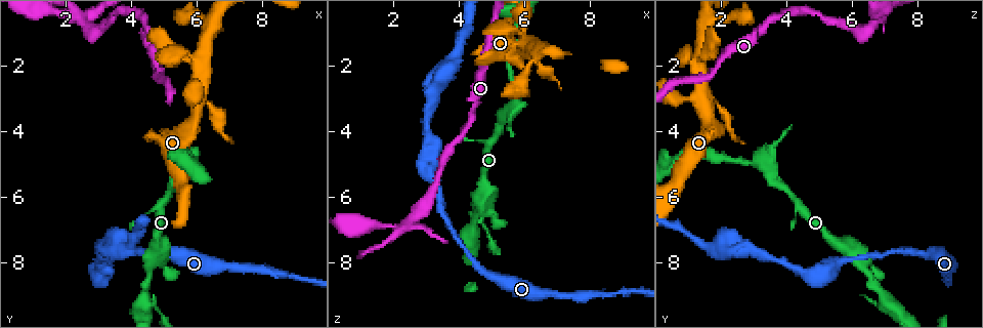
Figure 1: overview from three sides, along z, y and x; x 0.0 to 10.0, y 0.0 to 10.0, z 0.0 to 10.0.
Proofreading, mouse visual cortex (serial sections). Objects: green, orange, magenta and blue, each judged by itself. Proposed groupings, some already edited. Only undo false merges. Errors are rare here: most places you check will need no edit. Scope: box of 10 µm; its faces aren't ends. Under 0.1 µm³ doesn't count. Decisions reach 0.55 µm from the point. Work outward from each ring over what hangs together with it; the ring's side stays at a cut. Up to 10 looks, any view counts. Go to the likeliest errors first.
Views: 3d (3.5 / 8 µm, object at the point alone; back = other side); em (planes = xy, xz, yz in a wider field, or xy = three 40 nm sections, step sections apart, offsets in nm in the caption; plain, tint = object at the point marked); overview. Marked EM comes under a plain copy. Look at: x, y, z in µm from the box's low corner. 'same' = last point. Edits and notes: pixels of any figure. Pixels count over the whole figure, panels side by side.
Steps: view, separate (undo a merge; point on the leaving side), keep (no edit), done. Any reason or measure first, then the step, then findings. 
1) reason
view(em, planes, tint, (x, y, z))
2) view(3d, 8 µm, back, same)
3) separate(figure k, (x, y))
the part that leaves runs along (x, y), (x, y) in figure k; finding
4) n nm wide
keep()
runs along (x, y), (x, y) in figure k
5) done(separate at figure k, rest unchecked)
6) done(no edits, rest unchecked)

thick turns thin
view(3d, 3.5 µm, (2.45, 0.65, 6.70))

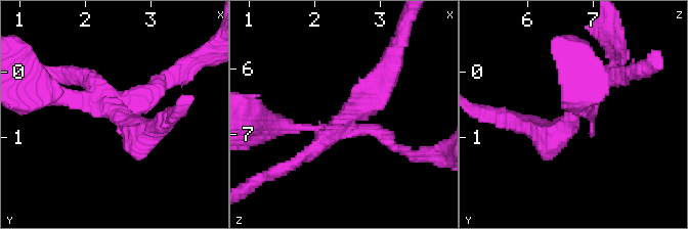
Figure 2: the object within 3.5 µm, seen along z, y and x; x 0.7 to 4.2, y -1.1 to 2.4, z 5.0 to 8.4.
need the tissue
view(em, xy, step 5, tint, (2.45, 0.70, 6.75))

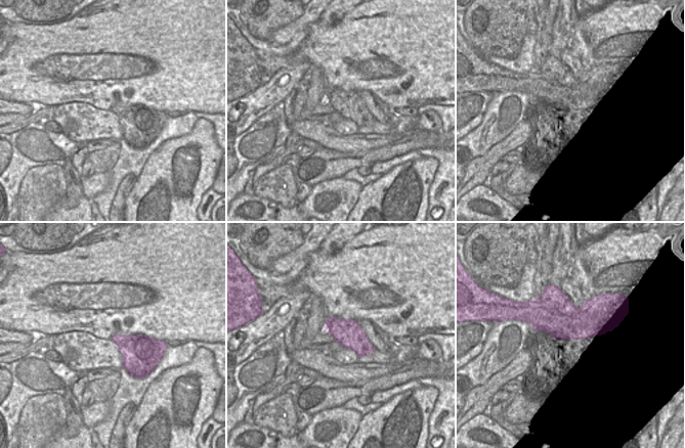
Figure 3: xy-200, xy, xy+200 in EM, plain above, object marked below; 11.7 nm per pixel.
keep()
runs along (386, 73), (336, 130), (289, 127) in figure 2; continuous, no second cell

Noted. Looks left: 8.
thin neck
view(3d, 3.5 µm, back, (7.35, 8.10, 8.95))

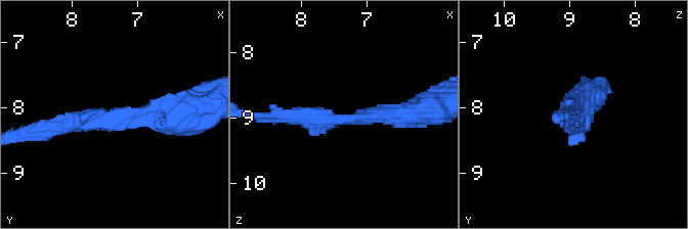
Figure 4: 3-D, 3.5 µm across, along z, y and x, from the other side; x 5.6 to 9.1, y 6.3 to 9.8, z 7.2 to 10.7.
arms of 250, 250 nm; shape alone is not enough
view(em, planes, tint, (7.35, 8.10, 9.00))

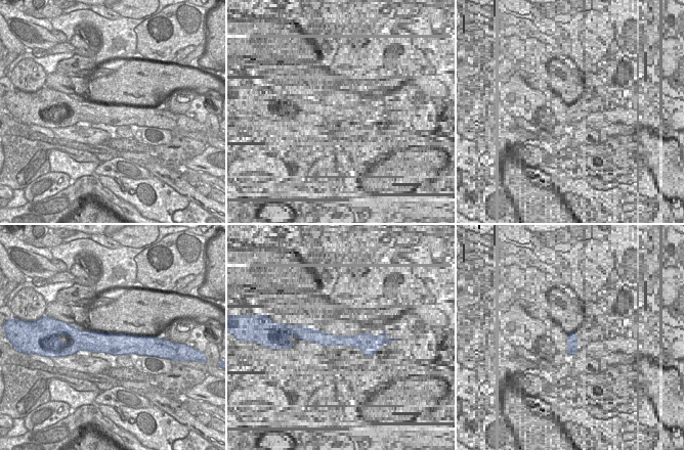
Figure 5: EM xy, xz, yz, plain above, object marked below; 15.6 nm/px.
keep()
all the same cell

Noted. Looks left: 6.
arms part here
view(3d, 3.5 µm, (4.40, 9.20, 7.00))

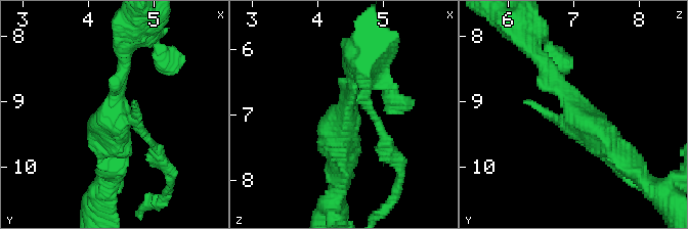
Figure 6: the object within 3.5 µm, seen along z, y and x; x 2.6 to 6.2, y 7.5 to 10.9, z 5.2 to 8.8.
view(em, xy, step 3, tint, (4.45, 9.15, 7.05))

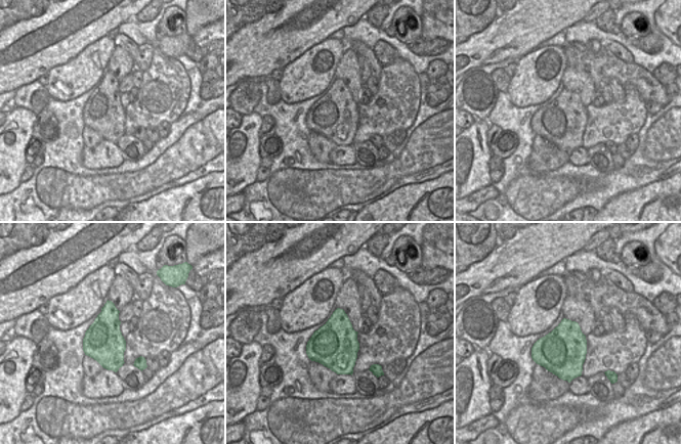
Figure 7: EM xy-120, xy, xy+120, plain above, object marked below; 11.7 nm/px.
view(em, xy, step 1, tint, same)

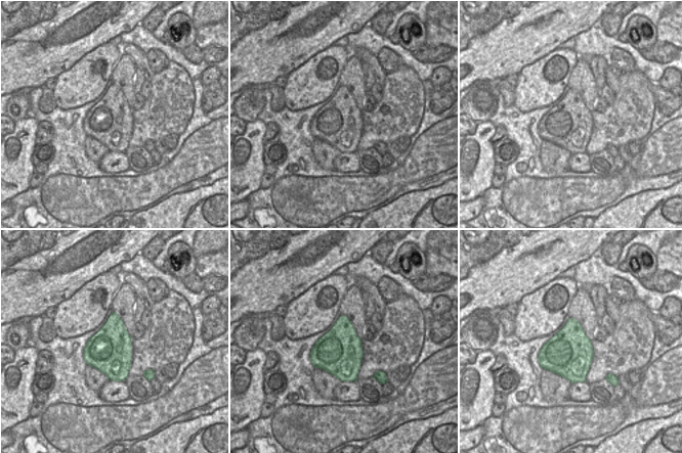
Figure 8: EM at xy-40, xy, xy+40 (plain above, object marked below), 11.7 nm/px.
550 nm wide
keep()
runs along (538, 57), (574, 113), (627, 157) in figure 6; continuous, no second cell

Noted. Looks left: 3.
abrupt turn
view(3d, 8 µm, (3.00, 8.50, 5.15))

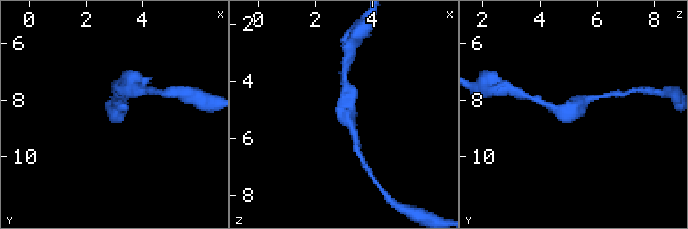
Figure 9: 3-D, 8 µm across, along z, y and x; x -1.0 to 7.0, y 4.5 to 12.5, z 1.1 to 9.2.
view(3d, 3.5 µm, same)

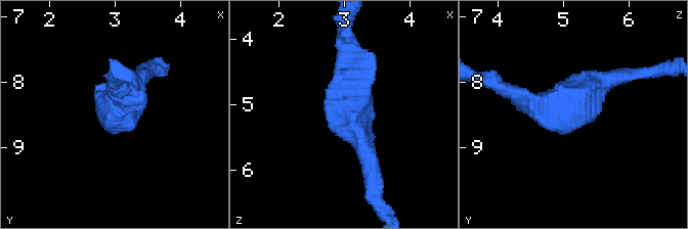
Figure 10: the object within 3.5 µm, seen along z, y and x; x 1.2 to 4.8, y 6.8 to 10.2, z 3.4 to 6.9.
need the tissue
view(em, planes, tint, (3.05, 8.45, 5.15))

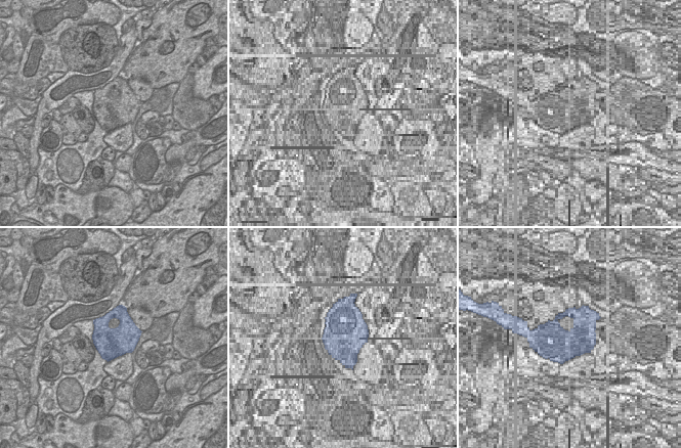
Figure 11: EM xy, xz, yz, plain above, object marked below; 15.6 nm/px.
keep()
runs along (372, 161), (344, 119), (350, 56) in figure 10; continuous, no second cell

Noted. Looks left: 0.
done(no edits, rest unchecked)

